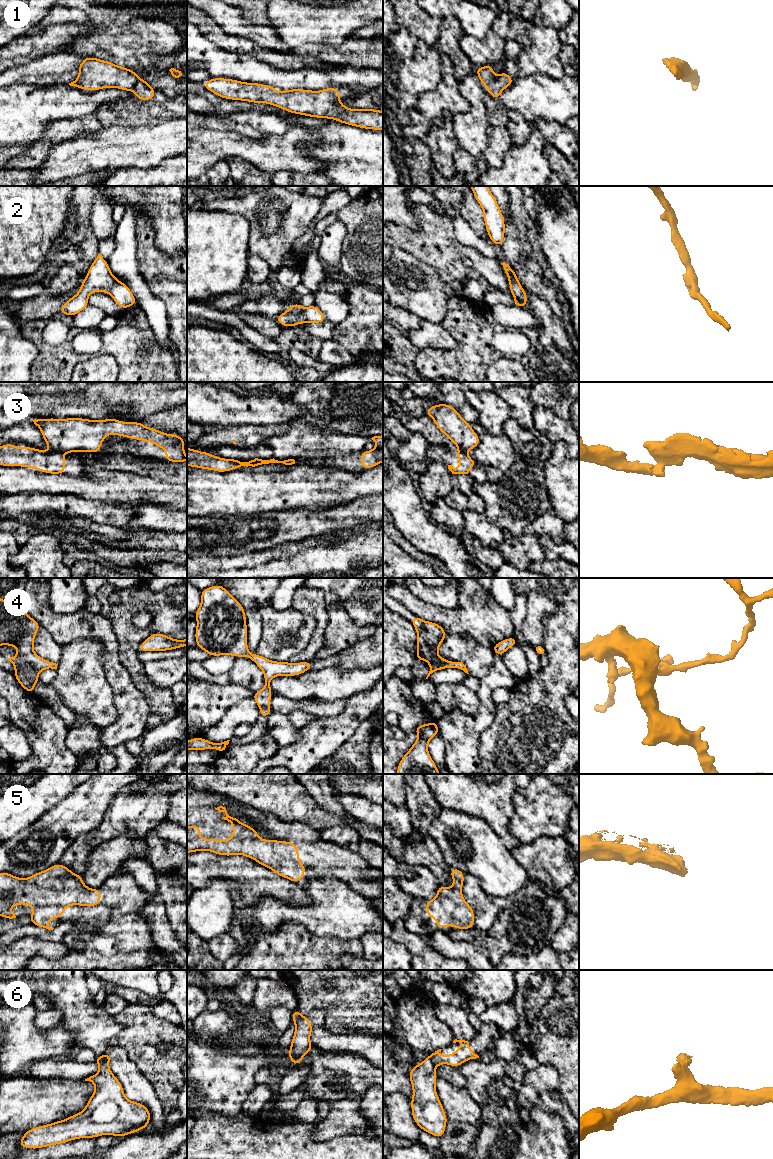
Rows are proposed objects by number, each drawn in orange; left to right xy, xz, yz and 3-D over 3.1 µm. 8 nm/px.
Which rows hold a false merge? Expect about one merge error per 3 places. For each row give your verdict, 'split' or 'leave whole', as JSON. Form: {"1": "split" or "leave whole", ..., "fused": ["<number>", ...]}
{"1": "leave whole", "2": "leave whole", "3": "split", "4": "leave whole", "5": "leave whole", "6": "split", "fused": ["3", "6"]}

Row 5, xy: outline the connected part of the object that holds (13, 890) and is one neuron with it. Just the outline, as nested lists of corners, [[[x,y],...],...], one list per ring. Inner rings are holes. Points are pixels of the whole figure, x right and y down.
[[[55,864],[28,878],[0,872],[0,916],[5,918],[16,918],[8,909],[24,904],[34,909],[28,917],[32,924],[53,930],[49,920],[61,918],[66,907],[89,907],[100,903],[101,890],[88,888],[82,875],[74,874],[62,864]]]

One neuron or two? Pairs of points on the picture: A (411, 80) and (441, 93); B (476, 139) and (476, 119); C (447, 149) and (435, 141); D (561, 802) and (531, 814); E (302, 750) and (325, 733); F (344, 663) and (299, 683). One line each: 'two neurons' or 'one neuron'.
A: two neurons
B: one neuron
C: one neuron
D: one neuron
E: one neuron
F: two neurons

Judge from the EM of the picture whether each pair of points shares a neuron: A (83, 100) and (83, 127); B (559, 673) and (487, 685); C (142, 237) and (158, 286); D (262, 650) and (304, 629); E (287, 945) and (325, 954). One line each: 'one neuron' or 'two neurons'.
A: two neurons
B: two neurons
C: one neuron
D: one neuron
E: one neuron

